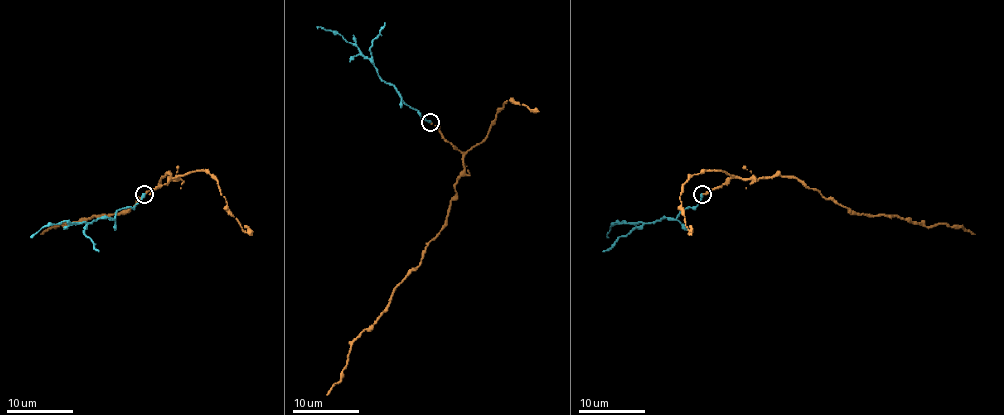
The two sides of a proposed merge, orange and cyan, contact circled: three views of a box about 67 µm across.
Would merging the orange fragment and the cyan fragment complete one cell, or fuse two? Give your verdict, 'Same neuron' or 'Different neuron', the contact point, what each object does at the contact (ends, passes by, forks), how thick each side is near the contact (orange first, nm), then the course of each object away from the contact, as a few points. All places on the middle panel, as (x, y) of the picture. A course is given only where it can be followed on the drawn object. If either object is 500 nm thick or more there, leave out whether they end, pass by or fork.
Same neuron. Place: (430, 122). At the ring orange ends. At the ring cyan ends. Thickness 150 nm (orange) against 320 nm. Course of orange: (431, 123), (463, 155), (446, 224), (388, 307), (352, 344), (342, 378), (327, 395). Course of cyan: (430, 122), (378, 75), (373, 64), (353, 44), (328, 30), (317, 29)

